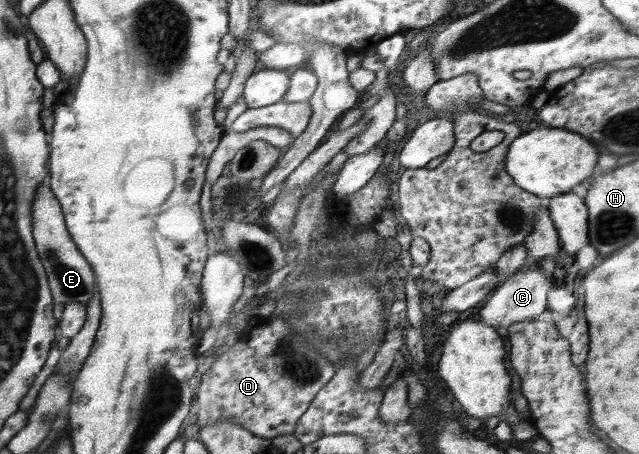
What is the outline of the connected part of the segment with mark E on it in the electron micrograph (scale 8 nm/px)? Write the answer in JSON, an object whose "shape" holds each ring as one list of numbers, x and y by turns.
{"shape":[[40,183,32,201,32,235,38,257,46,272,53,304,80,303,87,305,97,293,92,266,86,261,77,243,68,232,61,203,54,197,48,183]]}

